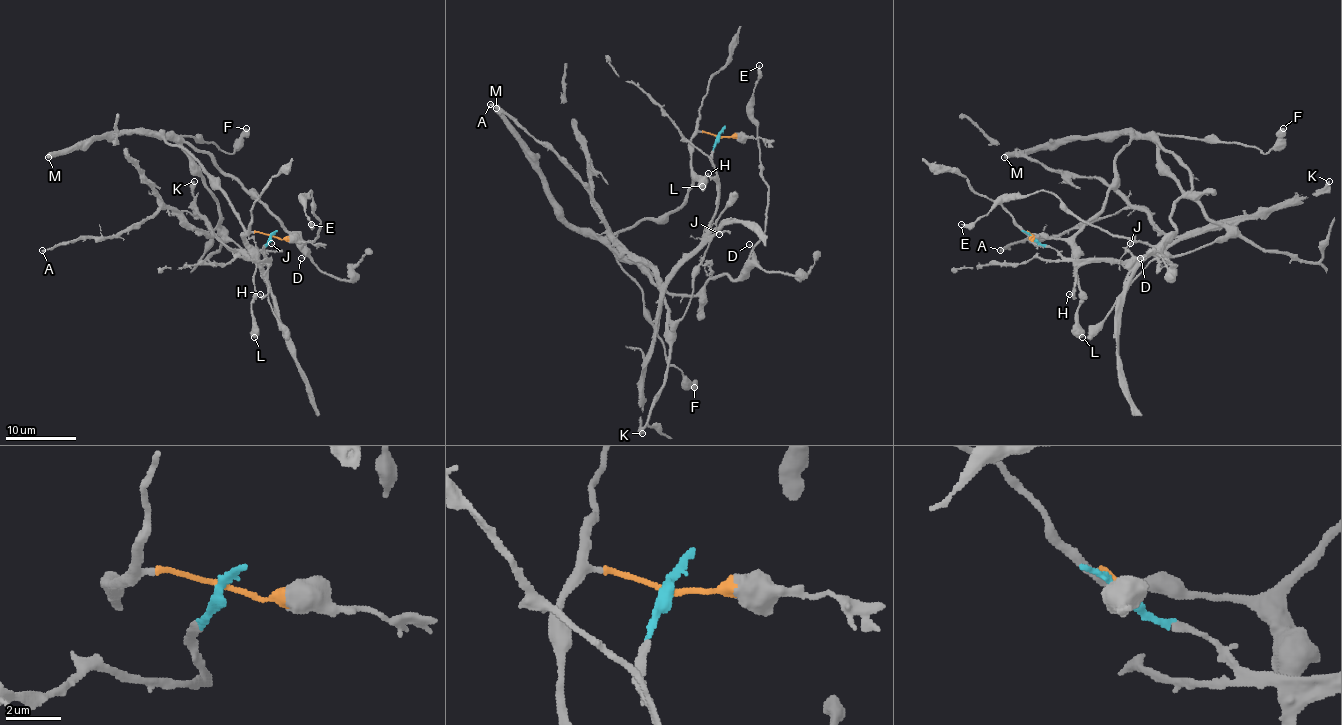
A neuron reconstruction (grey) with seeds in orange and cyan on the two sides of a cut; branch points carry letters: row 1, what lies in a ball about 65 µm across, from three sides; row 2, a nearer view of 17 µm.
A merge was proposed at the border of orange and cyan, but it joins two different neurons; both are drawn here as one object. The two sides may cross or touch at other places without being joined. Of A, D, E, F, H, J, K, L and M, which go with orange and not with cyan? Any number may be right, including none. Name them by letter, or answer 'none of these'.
D, E, F, L, M

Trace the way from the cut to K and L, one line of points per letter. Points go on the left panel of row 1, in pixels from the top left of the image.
K: (270, 235), (265, 244), (269, 260), (253, 261), (223, 242), (195, 212), (195, 181)
L: (270, 235), (251, 232), (244, 235), (256, 267), (251, 316), (254, 337)

